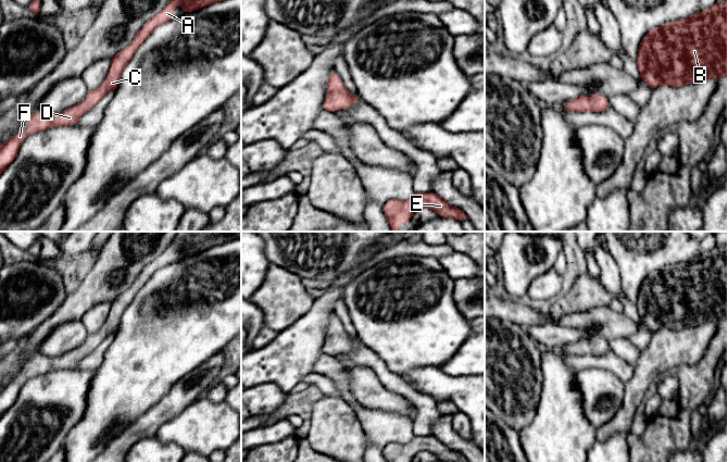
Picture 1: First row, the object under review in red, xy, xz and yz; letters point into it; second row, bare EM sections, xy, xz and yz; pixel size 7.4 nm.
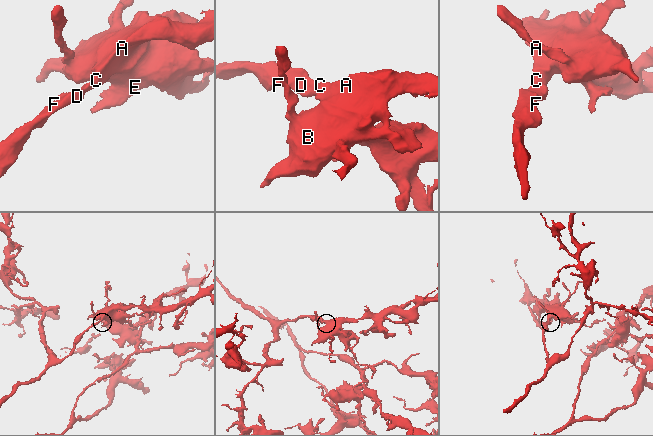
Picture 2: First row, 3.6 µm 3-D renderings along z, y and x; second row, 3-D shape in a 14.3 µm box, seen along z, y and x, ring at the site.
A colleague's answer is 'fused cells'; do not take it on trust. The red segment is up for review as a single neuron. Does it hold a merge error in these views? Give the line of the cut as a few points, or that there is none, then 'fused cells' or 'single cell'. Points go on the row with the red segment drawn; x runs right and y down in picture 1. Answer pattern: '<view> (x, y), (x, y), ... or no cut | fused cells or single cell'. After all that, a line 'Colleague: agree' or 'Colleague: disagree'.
no cut | single cell
Colleague: disagree

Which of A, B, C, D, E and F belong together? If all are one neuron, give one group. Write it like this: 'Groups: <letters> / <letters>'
Groups: A B C D E F

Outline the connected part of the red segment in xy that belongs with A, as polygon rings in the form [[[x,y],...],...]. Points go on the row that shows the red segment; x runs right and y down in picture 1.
[[[170,0],[156,15],[139,29],[133,41],[111,59],[110,70],[103,84],[95,90],[88,90],[84,100],[63,112],[49,114],[39,110],[28,116],[26,124],[29,126],[29,130],[17,130],[16,134],[0,145],[0,175],[16,158],[21,143],[29,134],[46,130],[50,127],[77,124],[81,115],[95,107],[109,90],[115,90],[125,65],[130,61],[139,46],[158,26],[174,18],[175,1]]]

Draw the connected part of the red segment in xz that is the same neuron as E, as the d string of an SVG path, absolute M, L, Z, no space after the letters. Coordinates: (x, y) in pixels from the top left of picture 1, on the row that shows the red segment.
M434 191L414 192L407 200L391 198L384 205L384 213L392 232L398 232L398 225L410 221L421 208L434 210L441 217L456 218L459 221L468 218L461 209L450 205Z

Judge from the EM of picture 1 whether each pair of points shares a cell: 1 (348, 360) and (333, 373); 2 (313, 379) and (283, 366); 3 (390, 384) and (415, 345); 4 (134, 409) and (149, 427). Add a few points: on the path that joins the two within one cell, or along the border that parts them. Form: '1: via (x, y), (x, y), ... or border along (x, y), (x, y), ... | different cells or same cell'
1: border along (334, 357), (343, 367) | different cells
2: border along (312, 371), (302, 379) | different cells
3: border along (378, 356), (390, 371), (401, 375) | different cells
4: border along (161, 400), (121, 432) | different cells

